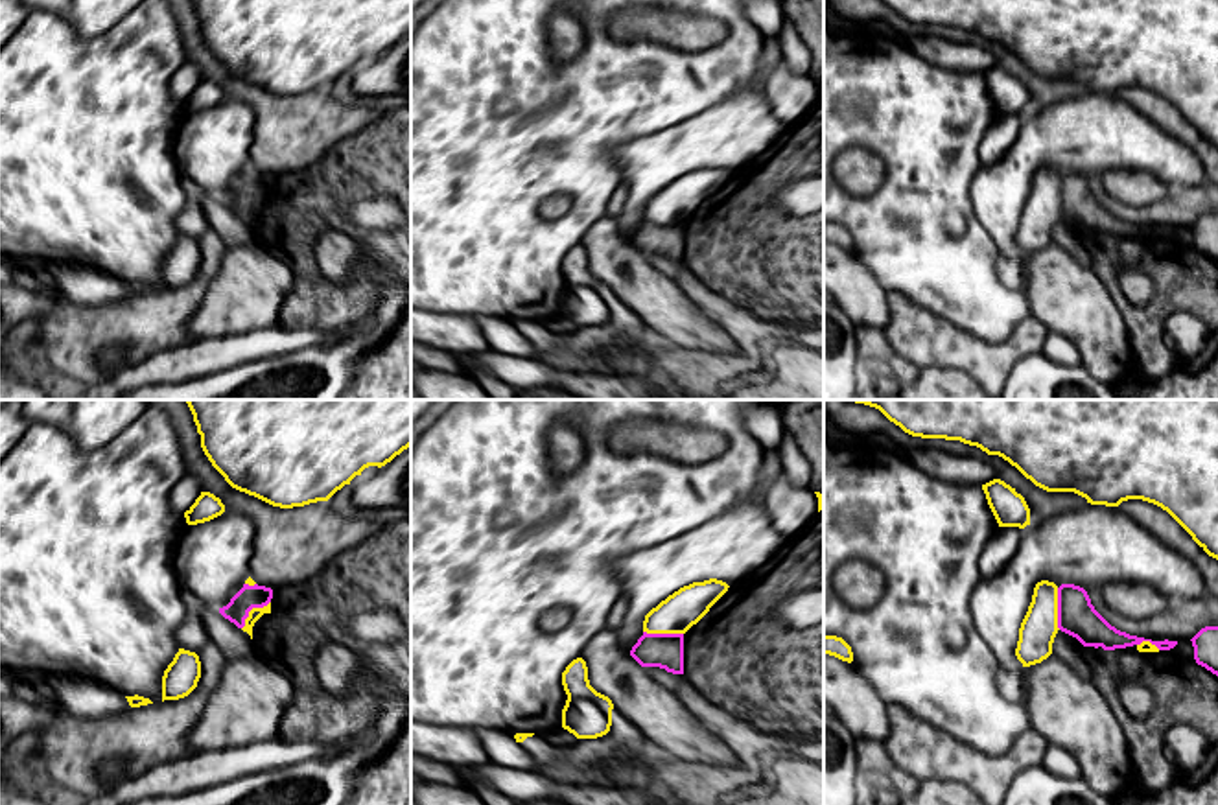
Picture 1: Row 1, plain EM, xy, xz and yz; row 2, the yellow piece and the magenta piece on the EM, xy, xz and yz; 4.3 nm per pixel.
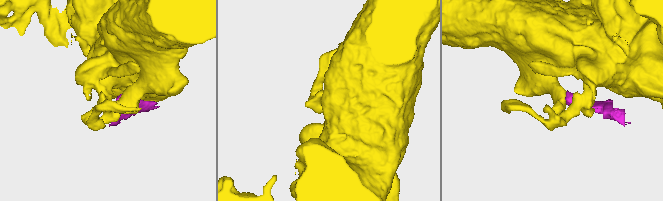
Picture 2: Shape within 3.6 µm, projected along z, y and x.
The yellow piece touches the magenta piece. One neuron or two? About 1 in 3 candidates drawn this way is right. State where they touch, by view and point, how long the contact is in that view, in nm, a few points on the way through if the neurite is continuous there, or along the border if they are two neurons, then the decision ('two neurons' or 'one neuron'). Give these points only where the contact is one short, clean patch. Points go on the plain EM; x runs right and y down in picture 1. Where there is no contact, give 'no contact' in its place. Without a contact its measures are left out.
contact yz (1056, 196); length 180 nm; two neurons

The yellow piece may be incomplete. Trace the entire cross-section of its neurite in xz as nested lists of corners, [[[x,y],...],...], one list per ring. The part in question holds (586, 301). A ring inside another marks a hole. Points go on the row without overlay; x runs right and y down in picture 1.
[[[582,245],[573,247],[562,260],[562,273],[568,282],[562,297],[562,315],[577,326],[597,326],[610,319],[614,291],[597,280],[588,267],[588,254]]]

